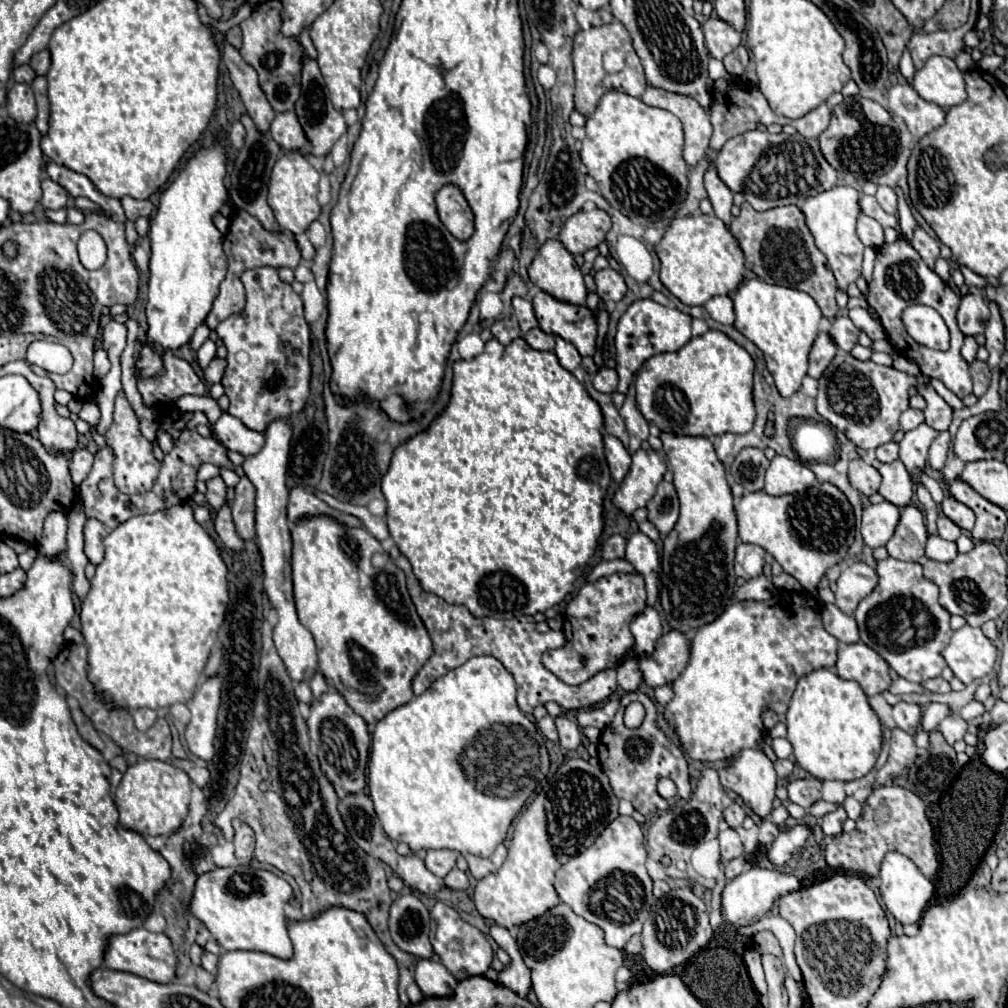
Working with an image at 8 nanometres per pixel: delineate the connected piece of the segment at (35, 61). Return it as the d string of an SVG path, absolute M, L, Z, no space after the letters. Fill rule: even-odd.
M41 50L41 52L37 52L31 58L31 68L35 70L37 76L45 76L49 66L51 66L51 54L49 54L49 50Z

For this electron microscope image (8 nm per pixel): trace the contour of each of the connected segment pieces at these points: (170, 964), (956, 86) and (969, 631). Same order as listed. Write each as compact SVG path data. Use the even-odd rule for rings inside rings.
M145 928L131 930L127 934L111 936L109 948L105 952L105 966L111 970L121 970L121 972L131 972L141 978L147 978L151 982L173 982L175 980L175 970L177 970L177 954L171 944L171 940L165 934L155 934Z
M931 56L921 70L915 72L913 88L921 98L935 102L941 108L951 108L967 98L965 80L955 60Z
M963 626L953 632L949 646L943 650L943 656L953 674L961 682L971 684L973 680L991 674L997 660L997 648L981 628Z

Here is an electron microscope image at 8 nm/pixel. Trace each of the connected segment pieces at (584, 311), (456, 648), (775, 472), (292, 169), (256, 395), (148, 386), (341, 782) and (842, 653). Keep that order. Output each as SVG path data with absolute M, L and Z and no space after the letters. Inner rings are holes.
M539 290L533 308L543 332L571 342L581 356L593 356L597 348L597 320L587 306L561 302Z
M399 556L395 560L395 564L405 572L407 588L413 598L413 604L415 604L419 616L423 618L423 622L431 634L431 640L435 644L435 654L427 660L427 664L419 670L419 674L413 680L415 696L423 694L439 676L447 674L449 670L465 664L469 658L479 656L479 654L497 658L513 674L515 682L517 682L517 704L525 714L531 714L537 704L545 704L551 700L557 702L565 710L589 708L617 692L617 670L615 668L603 670L579 686L569 686L565 682L561 682L555 674L547 672L541 664L541 654L543 654L543 650L547 650L547 644L543 640L543 634L535 630L533 616L521 616L521 618L513 618L513 620L475 618L469 614L469 610L465 606L453 606L435 594L427 594L421 588L421 584L417 582L417 578L411 570L411 564L405 556ZM517 642L527 642L527 646L519 648Z
M775 456L765 476L765 492L771 496L795 494L811 488L815 484L815 474L809 466L787 456Z
M287 152L283 154L283 158L277 160L269 180L269 206L281 228L293 234L303 234L309 228L309 224L319 218L321 212L321 206L317 202L319 178L321 174L307 162L307 158L301 152Z
M271 266L249 268L241 274L241 282L247 290L247 306L239 314L231 314L217 326L217 336L227 348L227 366L223 374L223 388L229 398L229 414L239 418L247 428L255 432L265 432L273 420L287 420L291 414L299 414L309 398L309 326L303 318L301 296L293 292L291 284L279 280L277 270ZM237 352L247 354L247 362L237 362Z
M165 352L165 374L153 380L137 380L137 388L143 396L143 402L147 406L169 406L183 394L197 394L205 396L205 384L195 374L189 362L173 356L171 352Z
M327 692L323 694L321 700L315 700L311 704L311 716L307 720L307 726L309 736L317 746L317 756L325 778L343 792L365 792L367 788L365 768L369 762L369 748L371 748L371 734L367 730L365 720L357 716L337 692Z
M863 642L847 644L839 650L837 674L857 682L867 696L877 696L891 686L889 664Z

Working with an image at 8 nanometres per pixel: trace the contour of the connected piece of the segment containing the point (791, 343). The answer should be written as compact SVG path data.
M759 278L745 280L733 294L735 304L735 328L747 336L763 354L775 386L781 396L793 396L801 388L801 380L809 368L809 350L817 338L821 310L817 302L795 288L765 284Z

